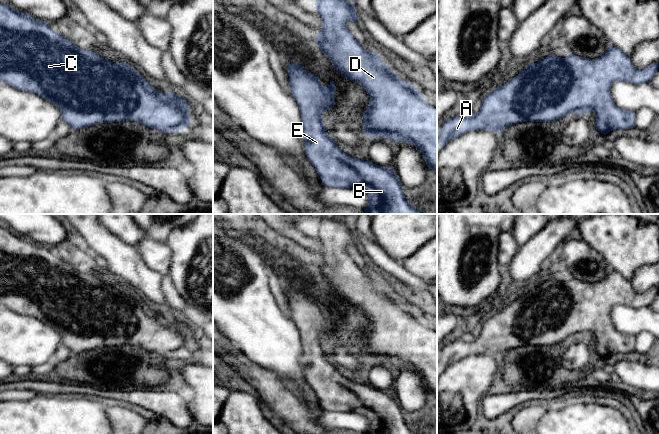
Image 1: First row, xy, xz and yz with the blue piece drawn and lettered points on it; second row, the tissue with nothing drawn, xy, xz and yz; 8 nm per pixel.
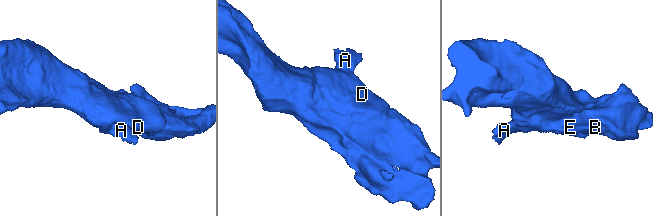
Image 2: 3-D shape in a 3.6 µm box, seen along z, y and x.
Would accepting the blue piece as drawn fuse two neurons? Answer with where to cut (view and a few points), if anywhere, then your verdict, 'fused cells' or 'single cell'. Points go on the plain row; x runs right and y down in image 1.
no cut; single cell

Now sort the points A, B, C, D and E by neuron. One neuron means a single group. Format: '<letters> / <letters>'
A B C D E

